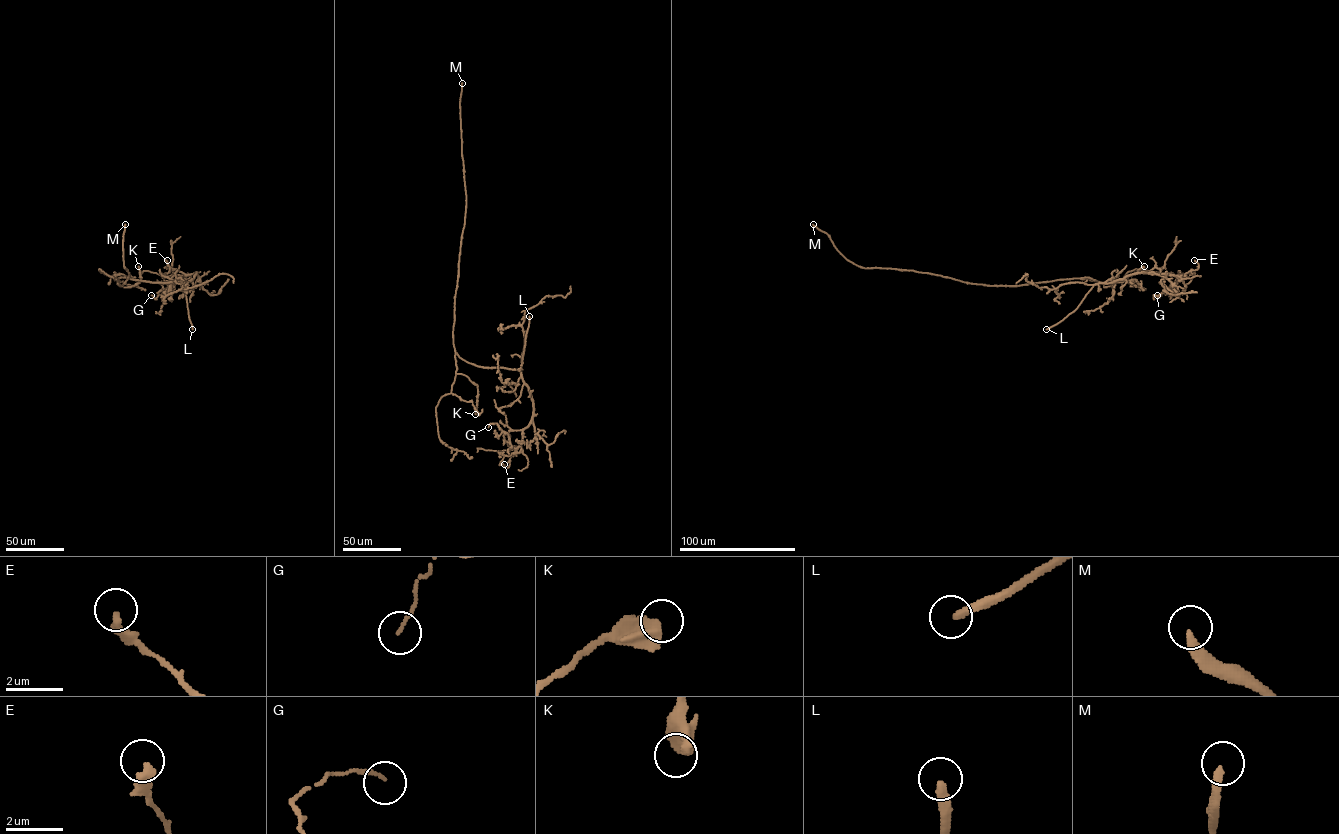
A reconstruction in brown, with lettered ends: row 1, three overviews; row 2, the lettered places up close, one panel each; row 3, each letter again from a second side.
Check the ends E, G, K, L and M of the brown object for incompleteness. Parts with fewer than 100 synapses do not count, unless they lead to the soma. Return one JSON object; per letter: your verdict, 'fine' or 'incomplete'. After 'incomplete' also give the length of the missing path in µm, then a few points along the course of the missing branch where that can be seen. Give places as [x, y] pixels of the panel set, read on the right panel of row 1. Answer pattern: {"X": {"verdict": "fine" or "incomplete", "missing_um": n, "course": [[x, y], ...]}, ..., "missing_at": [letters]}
{"E": {"verdict": "fine"}, "G": {"verdict": "fine"}, "K": {"verdict": "fine"}, "L": {"verdict": "incomplete", "missing_um": 70, "course": [[1046, 329], [1029, 335], [1008, 320], [1000, 325], [988, 324]]}, "M": {"verdict": "incomplete", "missing_um": 250, "course": [[813, 224], [786, 195], [765, 184], [731, 158], [716, 141], [702, 141], [687, 150]]}, "missing_at": ["L", "M"]}

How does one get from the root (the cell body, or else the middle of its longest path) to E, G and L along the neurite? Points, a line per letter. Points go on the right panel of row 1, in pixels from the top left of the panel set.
E: (1044, 282), (1089, 277), (1097, 282), (1111, 283), (1141, 273), (1174, 275), (1178, 280), (1198, 268), (1194, 260)
G: (1044, 282), (1089, 277), (1111, 283), (1138, 273), (1175, 275), (1176, 283), (1157, 295)
L: (1044, 282), (1089, 277), (1099, 282), (1074, 310), (1046, 329)

